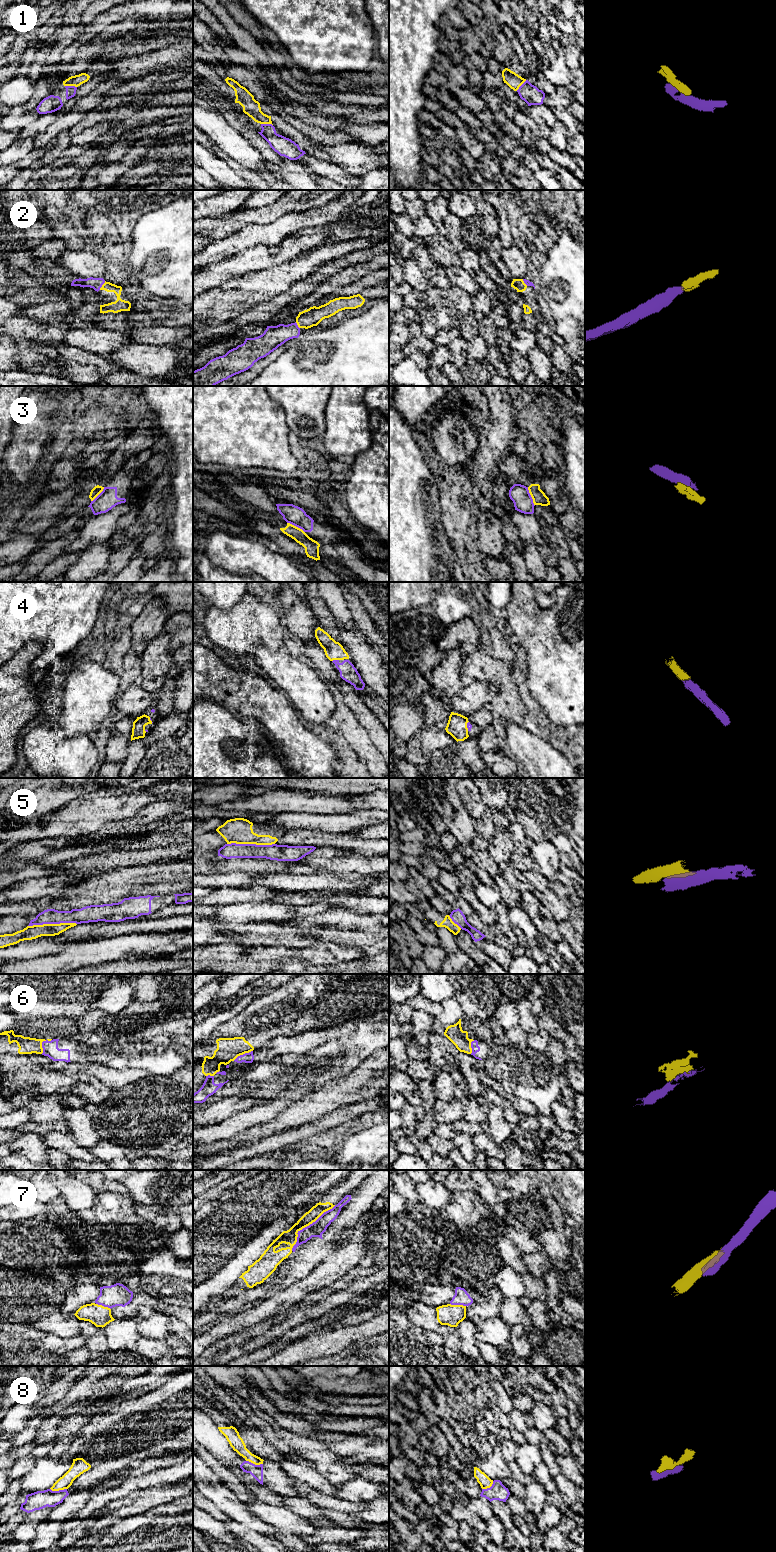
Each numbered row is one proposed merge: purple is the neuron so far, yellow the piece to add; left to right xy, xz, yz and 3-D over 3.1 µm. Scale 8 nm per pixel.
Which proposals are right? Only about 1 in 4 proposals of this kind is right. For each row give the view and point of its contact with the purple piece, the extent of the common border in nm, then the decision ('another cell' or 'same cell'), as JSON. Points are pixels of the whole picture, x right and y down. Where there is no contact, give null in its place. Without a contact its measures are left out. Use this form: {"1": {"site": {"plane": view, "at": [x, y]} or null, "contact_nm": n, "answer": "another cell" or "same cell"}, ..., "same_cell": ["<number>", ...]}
{"1": {"site": {"plane": "xy", "at": [71, 86]}, "contact_nm": 100, "answer": "another cell"}, "2": {"site": {"plane": "xy", "at": [102, 284]}, "contact_nm": 90, "answer": "same cell"}, "3": {"site": {"plane": "yz", "at": [530, 496]}, "contact_nm": 160, "answer": "another cell"}, "4": {"site": {"plane": "xz", "at": [335, 660]}, "contact_nm": 60, "answer": "same cell"}, "5": {"site": {"plane": "xy", "at": [52, 923]}, "contact_nm": 400, "answer": "another cell"}, "6": {"site": {"plane": "xy", "at": [42, 1043]}, "contact_nm": 150, "answer": "another cell"}, "7": {"site": {"plane": "xz", "at": [307, 1226]}, "contact_nm": 500, "answer": "another cell"}, "8": {"site": {"plane": "xy", "at": [59, 1490]}, "contact_nm": 140, "answer": "another cell"}, "same_cell": ["2", "4"]}

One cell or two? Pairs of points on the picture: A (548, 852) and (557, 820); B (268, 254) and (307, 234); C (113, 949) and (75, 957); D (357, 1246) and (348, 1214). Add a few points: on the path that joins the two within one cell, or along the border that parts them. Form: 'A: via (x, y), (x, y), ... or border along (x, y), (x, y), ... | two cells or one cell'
A: border along (546, 838), (550, 840) | two cells
B: via (278, 253), (282, 253), (291, 245), (297, 243) | one cell
C: via (104, 950), (84, 954) | one cell
D: border along (357, 1231), (338, 1250) | two cells

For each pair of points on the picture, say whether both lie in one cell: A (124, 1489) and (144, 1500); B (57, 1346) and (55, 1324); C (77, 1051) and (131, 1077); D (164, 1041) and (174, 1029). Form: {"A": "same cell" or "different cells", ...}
{"A": "different cells", "B": "different cells", "C": "different cells", "D": "different cells"}

